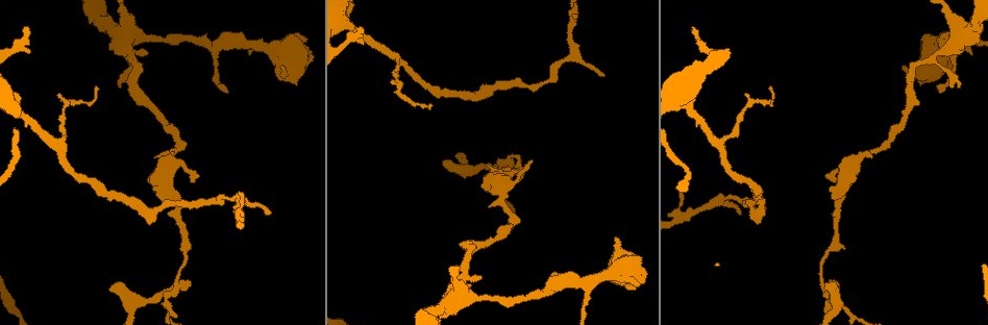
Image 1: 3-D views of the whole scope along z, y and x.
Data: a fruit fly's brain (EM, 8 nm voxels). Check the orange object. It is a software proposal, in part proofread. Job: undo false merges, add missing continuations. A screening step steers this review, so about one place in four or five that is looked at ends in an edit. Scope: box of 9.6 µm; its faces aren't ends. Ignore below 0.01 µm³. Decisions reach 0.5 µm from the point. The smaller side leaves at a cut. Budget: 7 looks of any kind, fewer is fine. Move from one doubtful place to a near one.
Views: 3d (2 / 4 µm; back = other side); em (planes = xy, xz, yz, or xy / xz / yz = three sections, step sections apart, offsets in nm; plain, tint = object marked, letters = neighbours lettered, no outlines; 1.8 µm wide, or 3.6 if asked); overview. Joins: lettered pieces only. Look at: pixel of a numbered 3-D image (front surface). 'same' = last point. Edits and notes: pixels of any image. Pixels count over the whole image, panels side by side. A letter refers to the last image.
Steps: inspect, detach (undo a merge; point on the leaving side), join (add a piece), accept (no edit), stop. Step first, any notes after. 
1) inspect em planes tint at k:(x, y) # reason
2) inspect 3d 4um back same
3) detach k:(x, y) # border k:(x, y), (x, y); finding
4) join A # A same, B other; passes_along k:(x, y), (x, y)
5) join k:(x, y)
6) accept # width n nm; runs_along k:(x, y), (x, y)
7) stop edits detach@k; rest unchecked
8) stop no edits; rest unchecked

inspect 3d 4um at 1:(188, 284) # tapers out

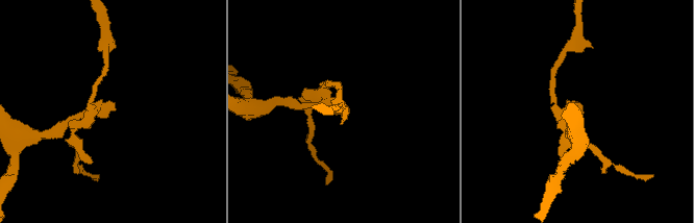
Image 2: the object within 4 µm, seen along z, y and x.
inspect em planes letters at 2:(580, 103) # shape alone is not enough

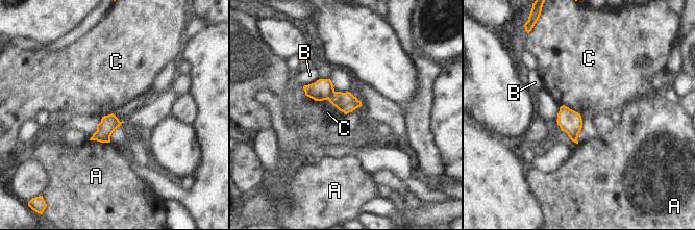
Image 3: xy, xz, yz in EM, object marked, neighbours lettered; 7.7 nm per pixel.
detach 3:(346, 102) # longest_contact C 340 nm; A other, B other, C other; border 3:(334, 92), (328, 99); two neurons meet here

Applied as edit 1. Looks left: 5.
inspect overview

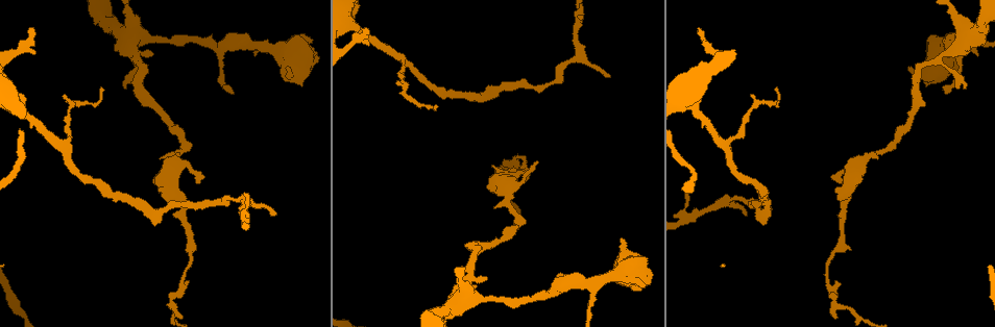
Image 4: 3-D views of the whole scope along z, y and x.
inspect em xz step 8 tint at 4:(746, 215) # free end

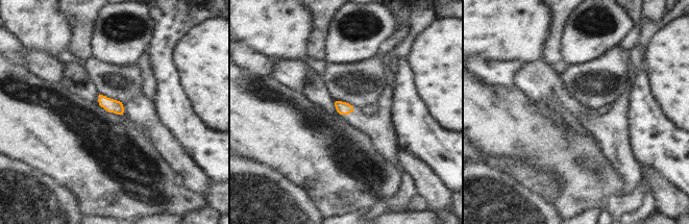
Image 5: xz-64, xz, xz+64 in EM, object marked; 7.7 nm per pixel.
inspect em planes letters same # cut it another way

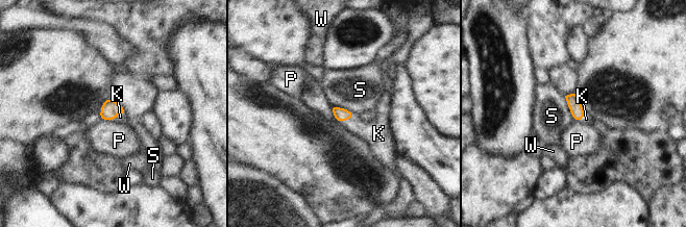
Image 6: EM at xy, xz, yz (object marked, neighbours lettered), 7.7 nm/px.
join K # K same, P other, S other, W other; passes_along 6:(111, 109), (116, 117), (120, 117); the neuron continues

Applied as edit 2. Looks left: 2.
stop edits detach@3, join@6; rest unchecked

